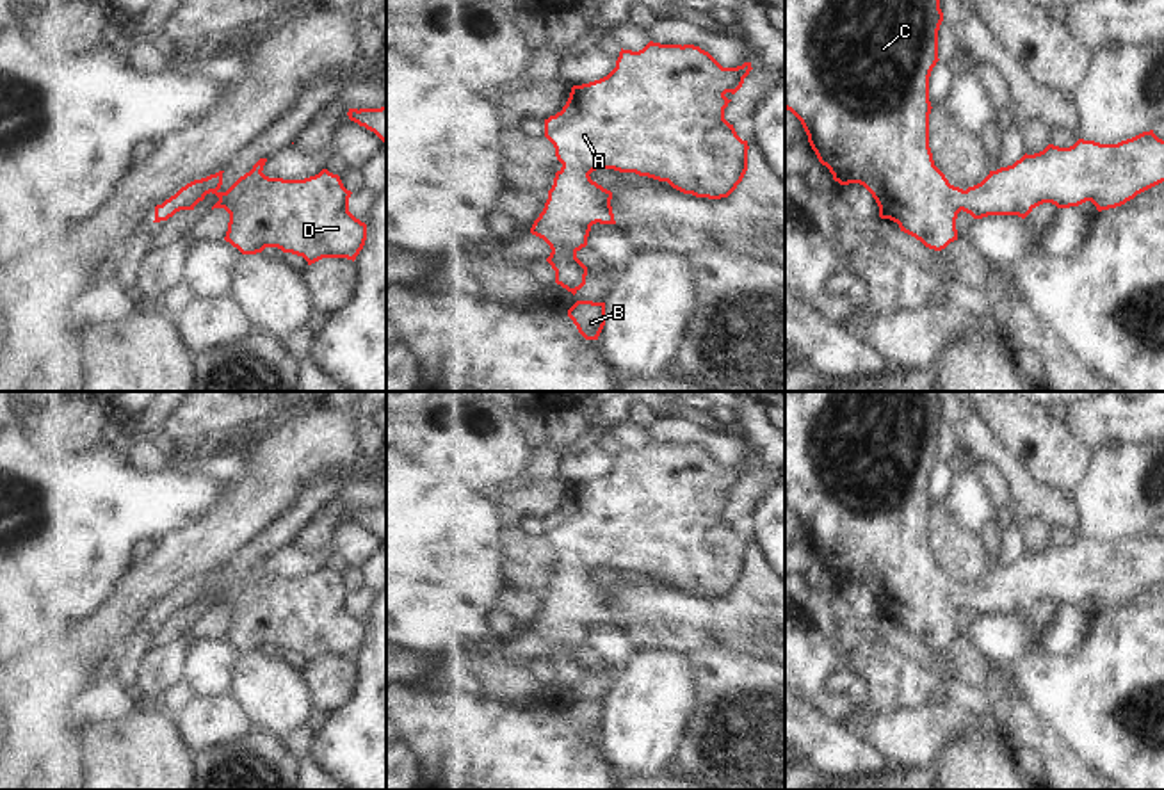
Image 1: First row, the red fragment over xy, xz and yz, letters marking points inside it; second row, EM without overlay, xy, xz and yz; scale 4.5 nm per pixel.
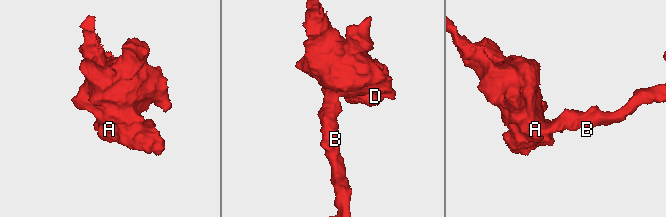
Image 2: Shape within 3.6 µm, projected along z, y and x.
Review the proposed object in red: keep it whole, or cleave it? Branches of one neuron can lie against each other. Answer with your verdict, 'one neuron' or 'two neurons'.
one neuron

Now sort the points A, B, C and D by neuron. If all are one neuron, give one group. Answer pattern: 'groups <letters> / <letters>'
groups A B C D

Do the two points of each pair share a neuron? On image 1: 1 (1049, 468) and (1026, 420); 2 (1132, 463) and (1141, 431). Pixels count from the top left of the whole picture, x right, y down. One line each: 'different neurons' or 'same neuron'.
1: same neuron
2: different neurons

